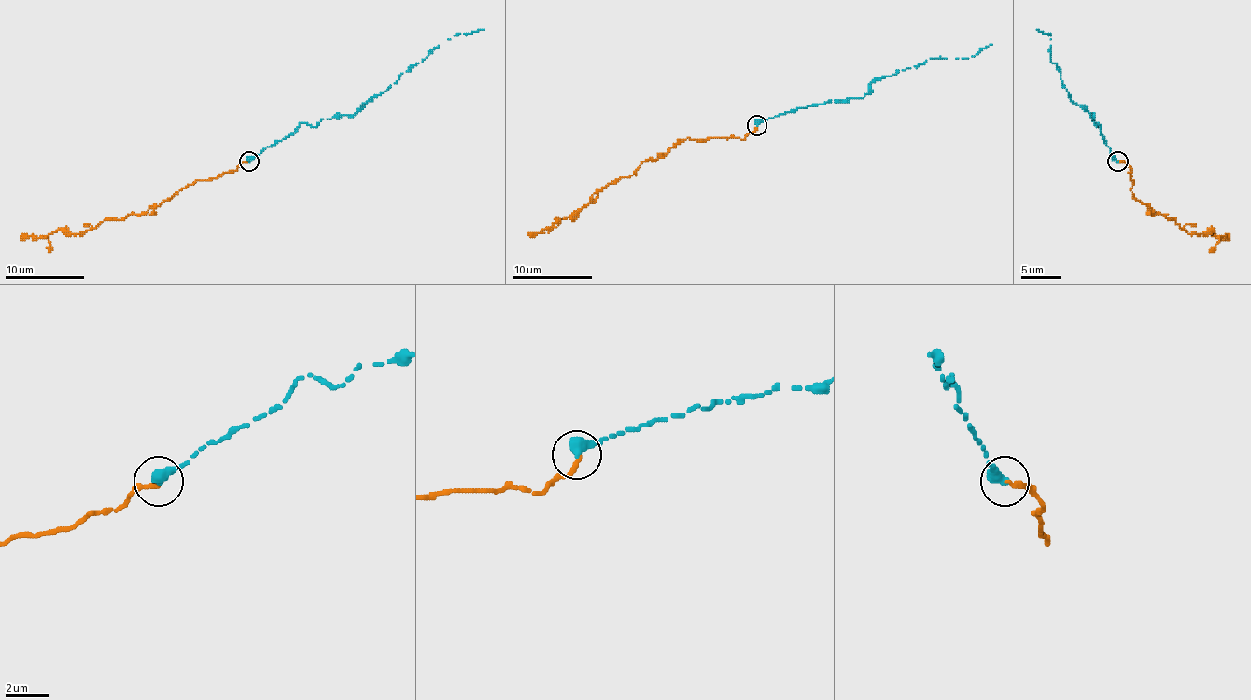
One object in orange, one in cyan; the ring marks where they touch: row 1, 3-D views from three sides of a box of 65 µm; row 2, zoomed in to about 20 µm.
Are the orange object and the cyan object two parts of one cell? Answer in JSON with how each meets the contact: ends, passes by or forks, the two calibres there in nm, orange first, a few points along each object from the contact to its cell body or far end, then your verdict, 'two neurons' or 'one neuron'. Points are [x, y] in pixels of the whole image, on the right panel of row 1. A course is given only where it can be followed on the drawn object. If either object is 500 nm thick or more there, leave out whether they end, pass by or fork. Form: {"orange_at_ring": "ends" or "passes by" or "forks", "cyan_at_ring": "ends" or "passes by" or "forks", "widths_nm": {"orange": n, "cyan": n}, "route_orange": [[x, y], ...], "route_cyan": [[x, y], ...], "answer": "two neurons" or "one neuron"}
{"orange_at_ring": "ends", "cyan_at_ring": "ends", "widths_nm": {"orange": 240, "cyan": 480}, "route_orange": [[1118, 160], [1131, 170], [1130, 190], [1154, 214], [1173, 220], [1191, 234], [1209, 230], [1228, 240]], "route_cyan": [[1118, 160], [1098, 122], [1096, 127], [1068, 97], [1050, 61], [1050, 35], [1036, 29]], "answer": "one neuron"}

